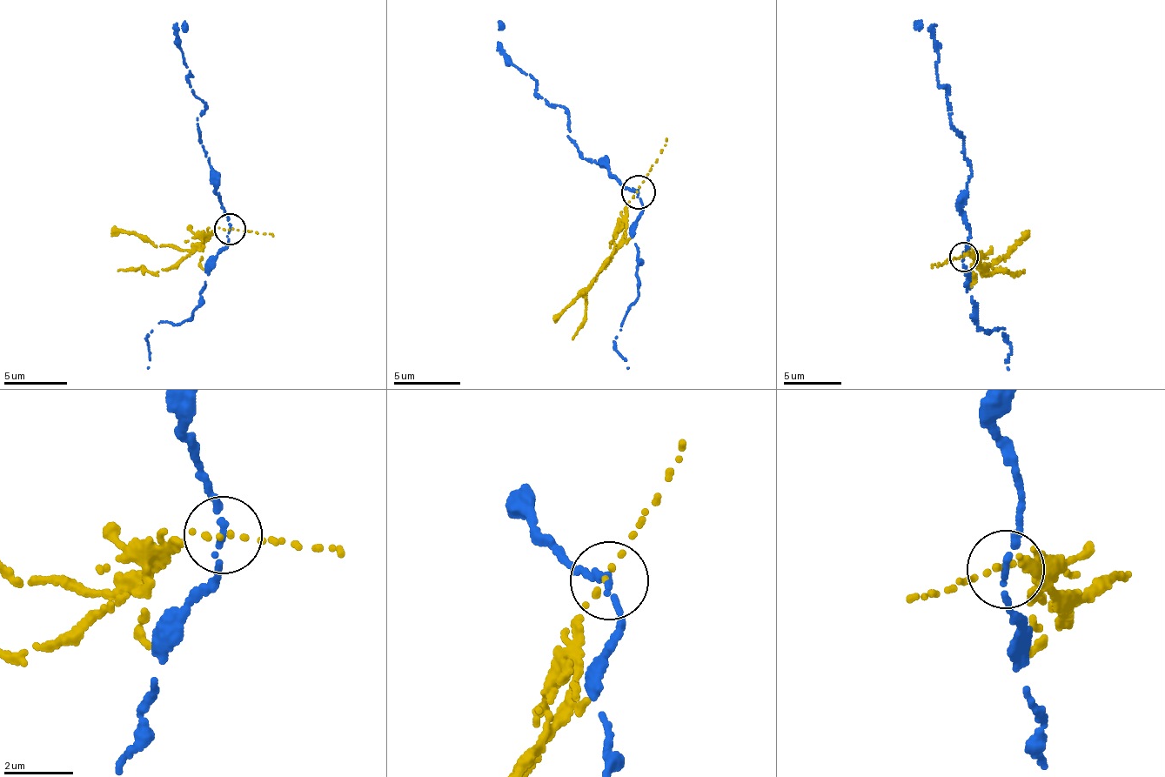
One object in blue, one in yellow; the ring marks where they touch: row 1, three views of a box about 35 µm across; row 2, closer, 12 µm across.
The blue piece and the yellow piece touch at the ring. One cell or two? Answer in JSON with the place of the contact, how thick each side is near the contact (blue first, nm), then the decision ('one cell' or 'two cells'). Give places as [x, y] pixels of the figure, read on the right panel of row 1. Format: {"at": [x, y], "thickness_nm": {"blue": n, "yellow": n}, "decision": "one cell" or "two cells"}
{"at": [964, 257], "thickness_nm": {"blue": 160, "yellow": 180}, "decision": "two cells"}

